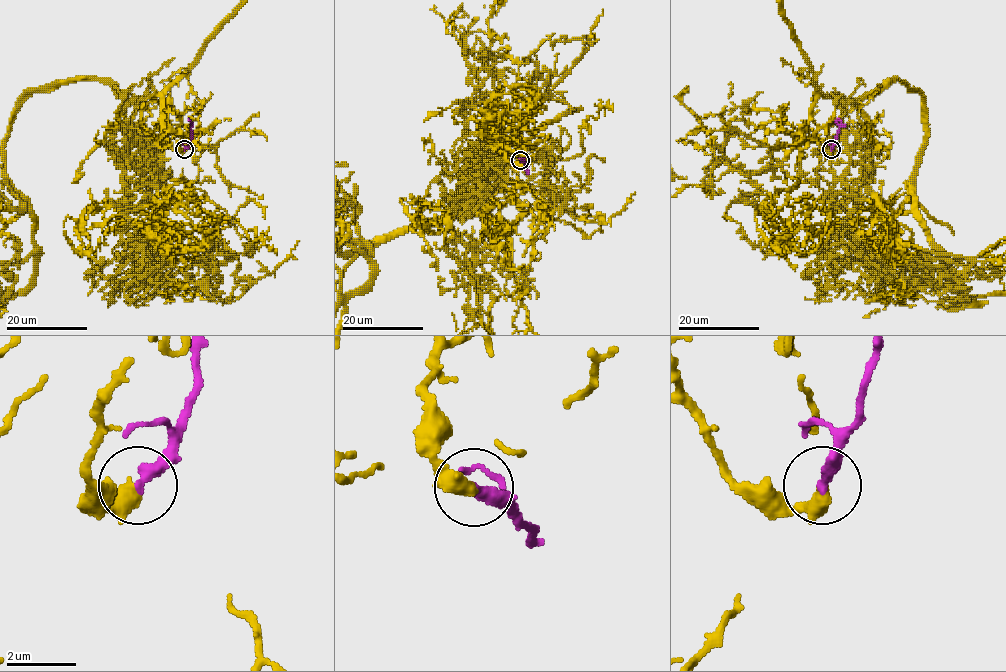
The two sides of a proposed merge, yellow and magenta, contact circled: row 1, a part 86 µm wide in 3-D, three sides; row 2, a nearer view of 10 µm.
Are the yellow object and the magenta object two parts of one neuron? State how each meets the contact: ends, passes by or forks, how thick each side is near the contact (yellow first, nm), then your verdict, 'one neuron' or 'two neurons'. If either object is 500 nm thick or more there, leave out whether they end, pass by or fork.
yellow passes by; magenta ends; calibres 340 and 360 nm; one neuron

